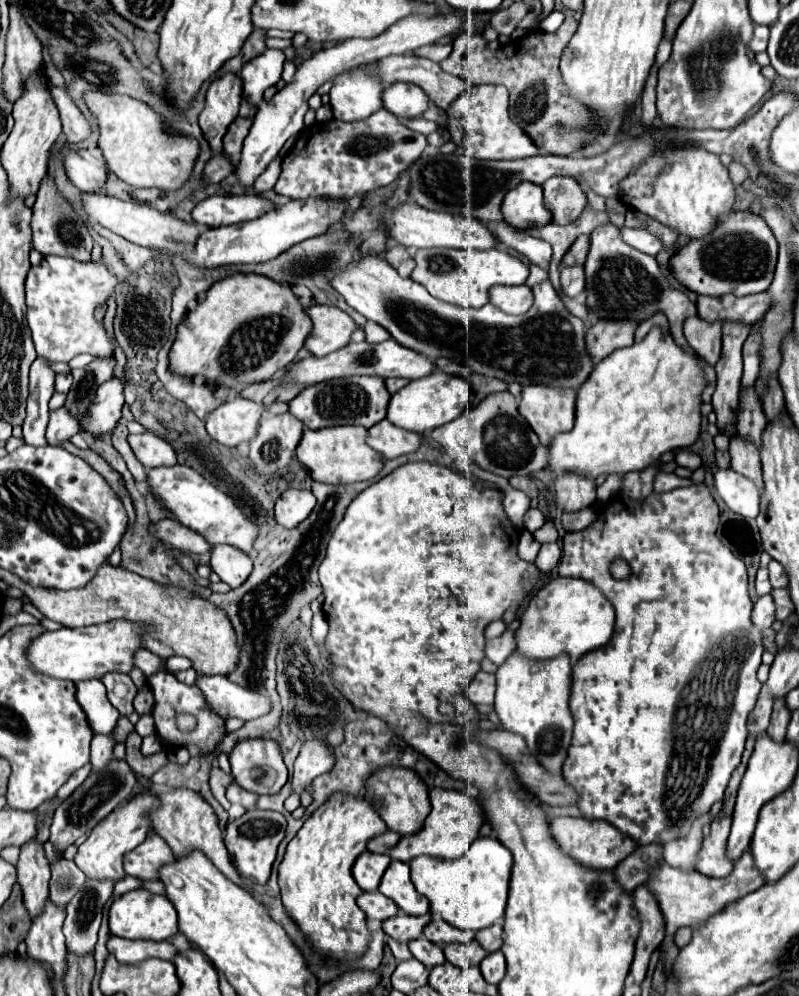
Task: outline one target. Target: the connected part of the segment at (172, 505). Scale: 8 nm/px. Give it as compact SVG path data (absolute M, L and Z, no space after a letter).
M177 464L177 466L171 466L171 468L149 470L147 484L151 486L153 494L163 500L165 508L183 526L199 532L211 546L227 544L227 546L239 548L241 552L245 552L249 556L251 554L257 556L255 542L257 542L257 536L259 536L259 526L235 504L235 500L231 500L231 496L227 496L225 492L221 492L219 488L209 484L191 466L179 466Z

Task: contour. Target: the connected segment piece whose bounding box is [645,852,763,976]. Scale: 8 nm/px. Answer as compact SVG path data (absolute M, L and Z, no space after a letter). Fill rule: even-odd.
M749 852L743 854L743 860L739 860L739 864L735 864L733 872L725 878L709 878L703 876L699 872L685 872L679 868L669 866L667 862L661 862L661 866L655 866L649 870L649 880L645 882L645 886L649 888L649 892L655 896L661 914L665 918L665 936L661 949L665 950L665 975L668 976L671 969L671 960L675 958L677 946L673 944L673 934L683 928L683 926L695 926L701 924L703 920L707 920L707 916L713 916L715 912L721 912L725 904L743 898L749 892L755 892L757 888L763 886L763 880L759 880L759 872L755 872L753 866L753 882L751 882L751 856Z

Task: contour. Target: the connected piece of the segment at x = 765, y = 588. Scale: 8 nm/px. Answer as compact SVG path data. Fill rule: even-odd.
M759 568L759 572L757 572L757 580L755 580L755 592L757 592L757 596L761 598L761 596L767 596L767 594L771 594L771 584L769 584L769 576L767 576L767 568Z

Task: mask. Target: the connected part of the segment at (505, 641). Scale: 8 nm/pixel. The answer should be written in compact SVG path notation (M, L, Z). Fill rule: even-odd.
M505 630L499 638L493 638L493 640L487 640L487 646L485 646L485 656L495 664L495 666L501 666L509 654L513 652L515 648L515 642L513 642L513 632L511 630Z

